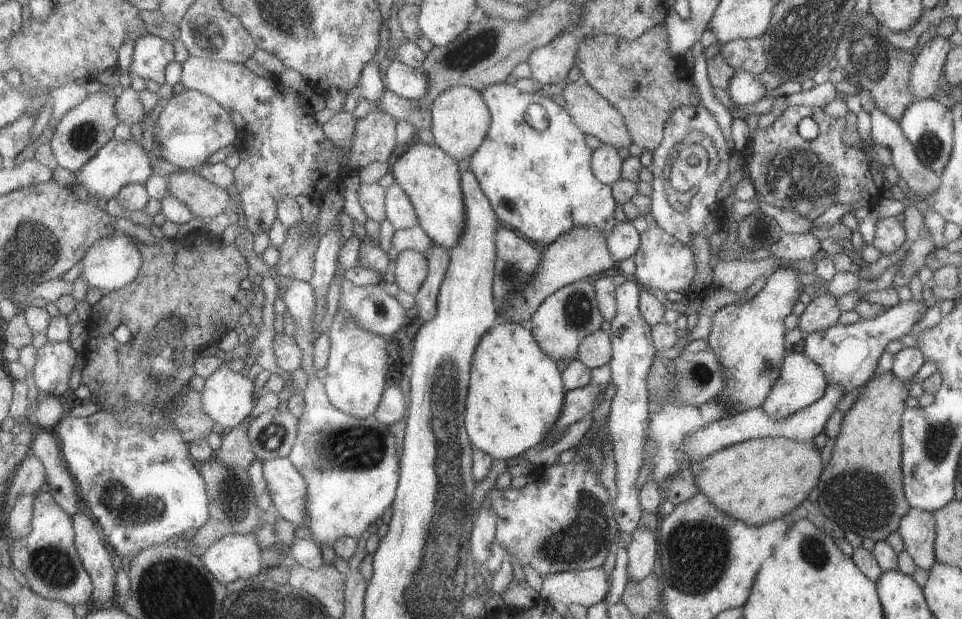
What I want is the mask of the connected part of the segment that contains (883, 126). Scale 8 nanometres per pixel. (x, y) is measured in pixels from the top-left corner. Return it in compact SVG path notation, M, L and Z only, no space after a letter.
M874 109L870 114L874 142L889 150L891 164L900 178L915 195L935 192L939 188L939 177L919 162L913 146L899 128L898 122L888 118L881 110Z

